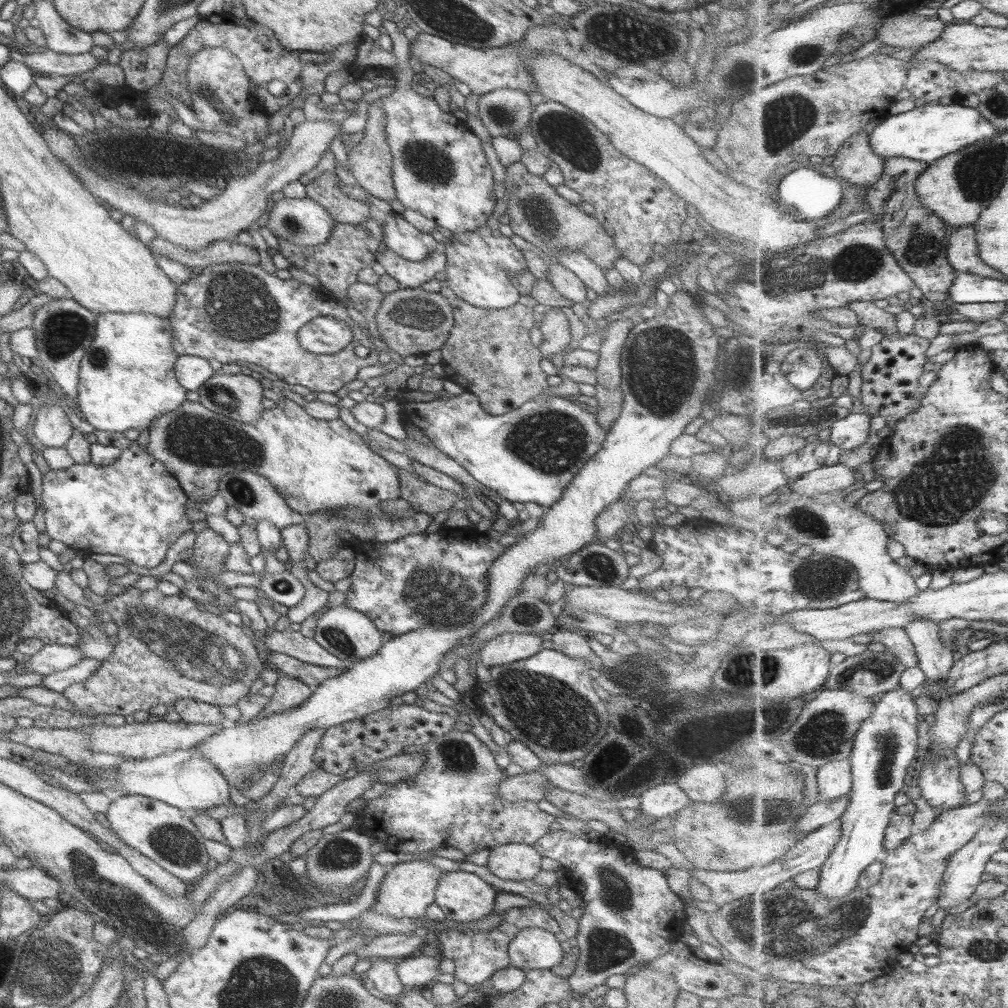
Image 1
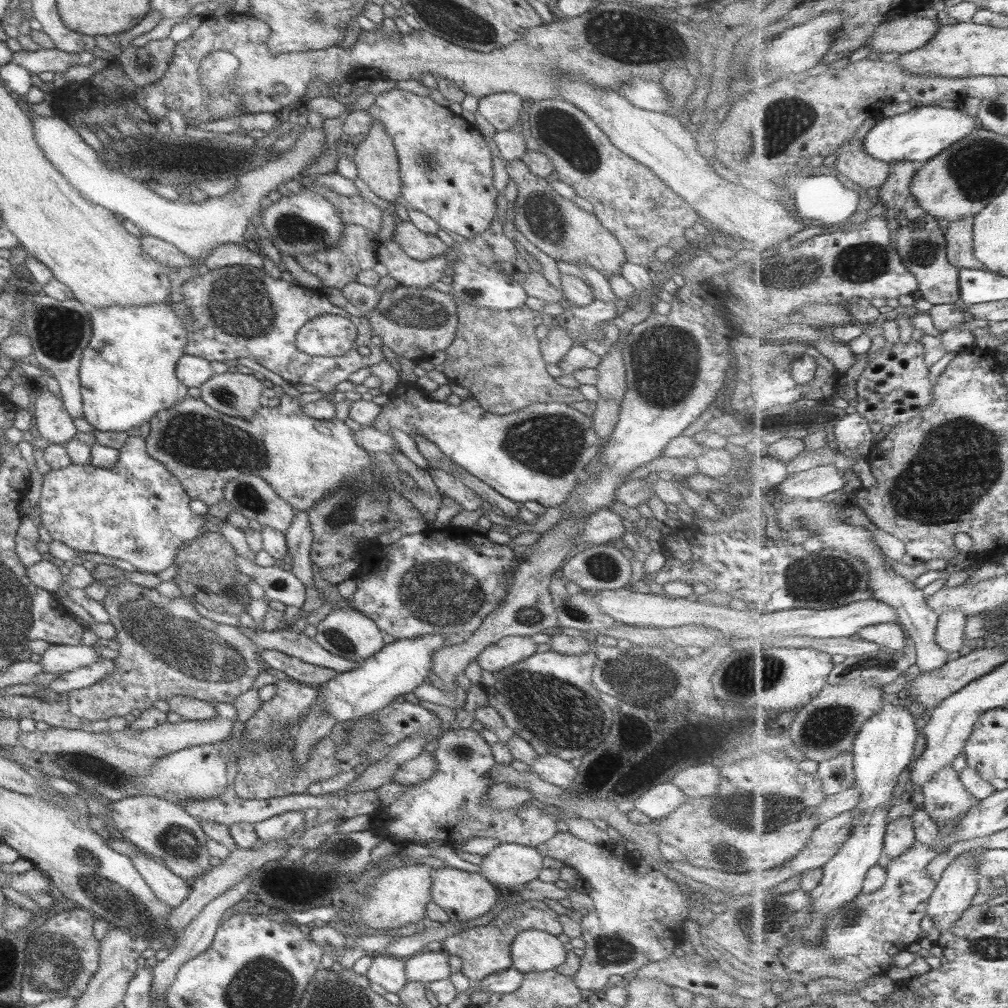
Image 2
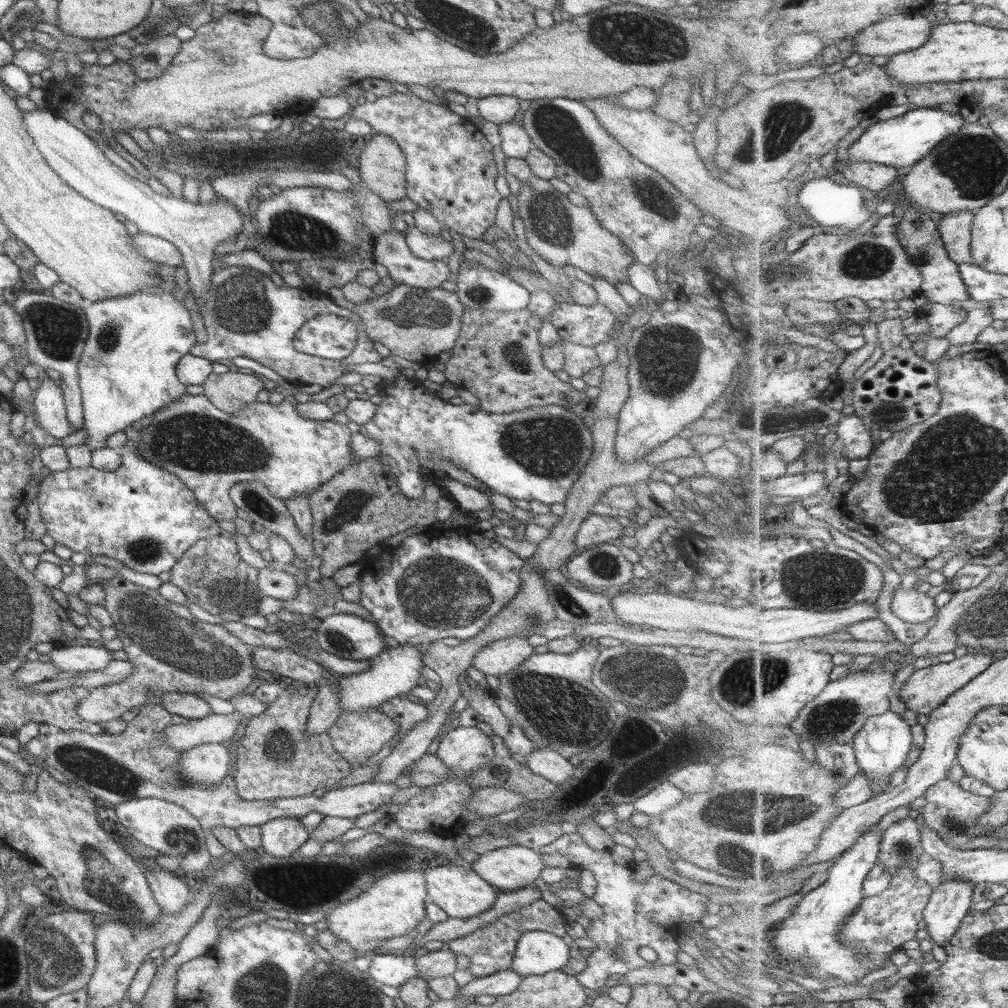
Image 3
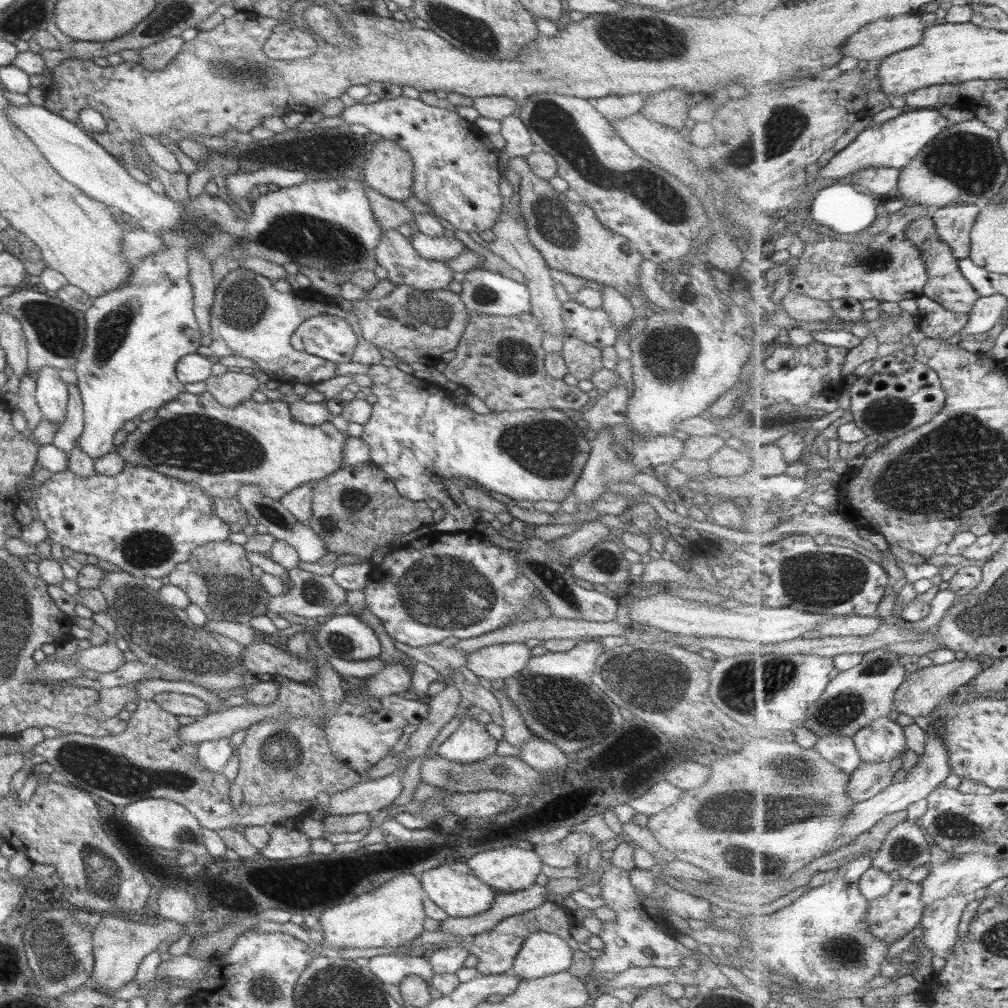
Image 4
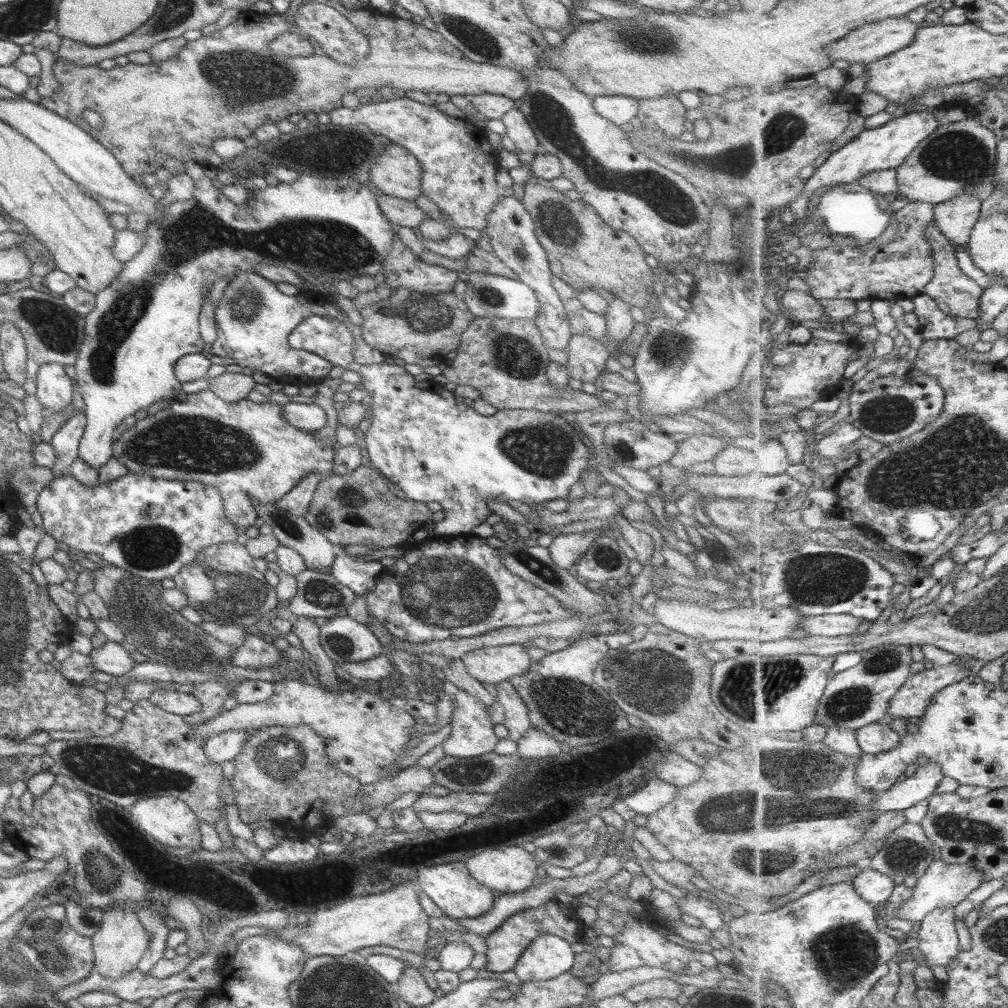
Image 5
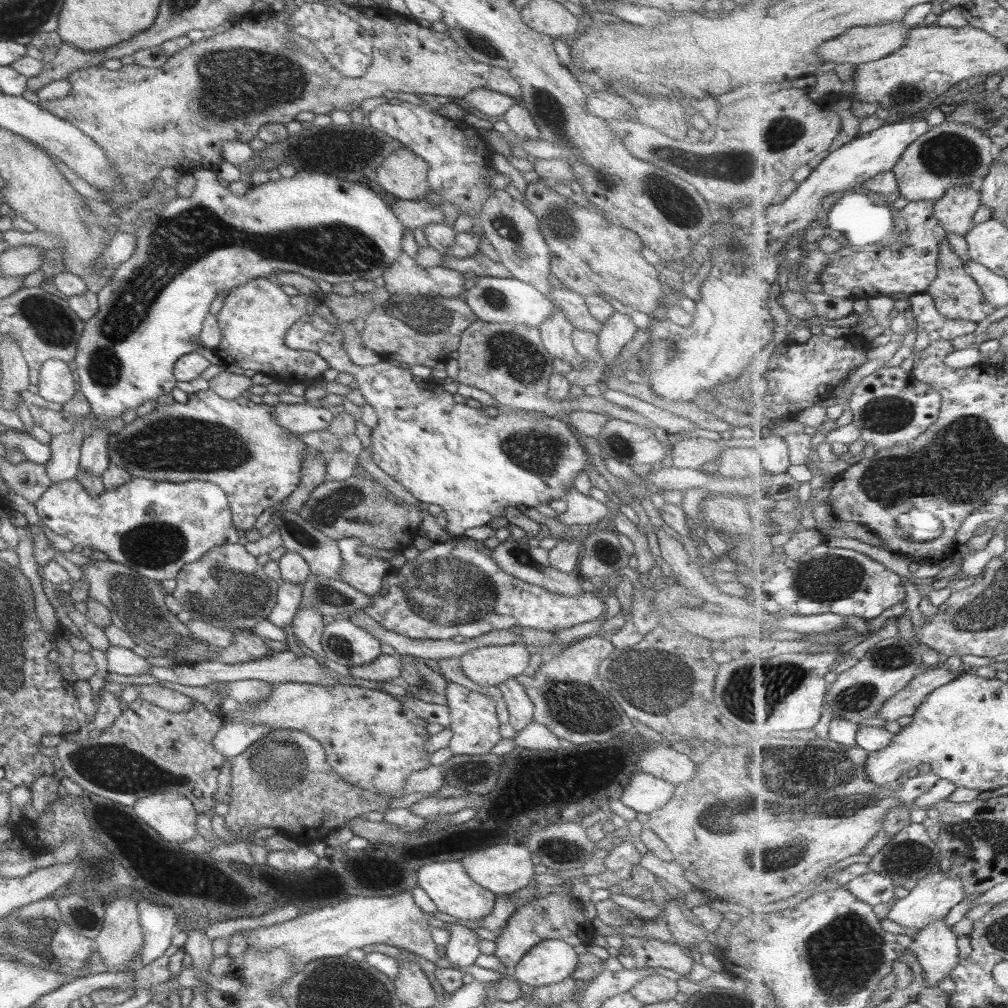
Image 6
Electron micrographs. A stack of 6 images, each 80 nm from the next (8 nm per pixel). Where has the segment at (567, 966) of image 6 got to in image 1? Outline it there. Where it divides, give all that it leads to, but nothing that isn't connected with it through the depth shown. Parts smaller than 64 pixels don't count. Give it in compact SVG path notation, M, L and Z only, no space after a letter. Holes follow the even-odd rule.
M540 928L519 930L507 945L508 966L523 971L550 969L562 953L555 935Z

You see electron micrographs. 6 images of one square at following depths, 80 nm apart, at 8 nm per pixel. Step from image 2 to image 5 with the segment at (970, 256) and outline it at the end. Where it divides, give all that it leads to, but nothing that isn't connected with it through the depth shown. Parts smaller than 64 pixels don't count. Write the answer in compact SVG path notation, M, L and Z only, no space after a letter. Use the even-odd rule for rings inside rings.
M957 196L934 206L934 222L955 245L967 245L973 227L981 216L982 200L975 196Z

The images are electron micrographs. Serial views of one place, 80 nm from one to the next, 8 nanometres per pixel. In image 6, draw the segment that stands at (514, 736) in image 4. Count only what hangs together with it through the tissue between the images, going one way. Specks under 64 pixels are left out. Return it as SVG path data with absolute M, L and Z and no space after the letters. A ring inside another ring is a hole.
M515 678L507 679L496 686L501 692L505 705L507 706L509 723L516 732L519 732L526 724L532 721L534 713L533 704L528 700L521 688L521 684L515 682Z

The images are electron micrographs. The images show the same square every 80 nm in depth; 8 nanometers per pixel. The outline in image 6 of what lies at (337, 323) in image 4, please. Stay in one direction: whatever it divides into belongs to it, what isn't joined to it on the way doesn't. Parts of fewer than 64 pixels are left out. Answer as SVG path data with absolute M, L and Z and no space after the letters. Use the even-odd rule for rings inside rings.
M307 313L306 315L297 318L297 320L295 320L295 322L293 322L293 324L286 330L286 333L284 334L284 344L293 350L308 351L318 354L322 360L325 361L328 369L335 374L343 373L351 376L353 382L357 384L359 394L363 396L365 404L369 404L369 406L373 408L375 416L377 416L375 426L370 428L370 446L368 446L368 448L371 449L371 458L373 462L383 470L387 476L390 476L395 480L399 486L403 486L413 498L416 498L419 502L424 504L424 506L428 504L439 506L443 511L443 516L445 516L447 520L446 532L450 535L460 537L467 528L487 524L487 522L492 518L495 518L495 516L504 516L504 510L508 506L515 507L517 504L523 504L523 506L536 507L540 504L547 505L551 500L564 498L567 492L572 491L573 478L575 478L577 472L583 470L587 462L590 460L578 435L570 426L567 427L563 421L560 421L558 417L545 416L543 419L534 419L533 417L527 416L529 412L526 411L523 412L523 415L517 414L517 411L516 413L510 411L508 413L498 413L496 416L489 416L485 411L482 411L481 408L478 408L477 405L461 401L447 391L432 392L431 386L419 386L419 382L415 382L415 378L413 378L413 375L411 375L409 370L403 370L400 367L395 368L395 366L391 366L386 359L365 367L352 364L346 351L342 349L341 338L342 335L340 334L340 330L338 330L333 323L323 320L320 316Z

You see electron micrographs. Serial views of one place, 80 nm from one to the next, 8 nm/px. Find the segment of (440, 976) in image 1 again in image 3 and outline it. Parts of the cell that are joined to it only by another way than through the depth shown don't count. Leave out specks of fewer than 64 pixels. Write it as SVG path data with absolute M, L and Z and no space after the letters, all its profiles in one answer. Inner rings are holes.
M443 947L436 951L421 951L414 955L414 965L419 978L429 980L452 975L455 969L455 953Z

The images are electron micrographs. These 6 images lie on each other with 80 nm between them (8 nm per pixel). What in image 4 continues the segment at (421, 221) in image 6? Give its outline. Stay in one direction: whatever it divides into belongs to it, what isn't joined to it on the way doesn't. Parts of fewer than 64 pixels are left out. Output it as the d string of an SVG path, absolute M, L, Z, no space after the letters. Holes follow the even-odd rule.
M365 186L364 193L368 200L367 204L369 204L369 210L371 210L371 216L382 231L397 230L402 224L408 225L409 222L413 221L414 213L407 210L401 204L401 201L384 197L369 186Z

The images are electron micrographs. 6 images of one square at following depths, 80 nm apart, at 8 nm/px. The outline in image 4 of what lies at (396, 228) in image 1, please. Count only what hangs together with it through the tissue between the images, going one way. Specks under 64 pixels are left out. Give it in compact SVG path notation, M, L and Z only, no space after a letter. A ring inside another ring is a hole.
M416 231L412 232L408 240L419 256L432 261L444 261L455 258L466 248L455 234L449 237L429 238Z

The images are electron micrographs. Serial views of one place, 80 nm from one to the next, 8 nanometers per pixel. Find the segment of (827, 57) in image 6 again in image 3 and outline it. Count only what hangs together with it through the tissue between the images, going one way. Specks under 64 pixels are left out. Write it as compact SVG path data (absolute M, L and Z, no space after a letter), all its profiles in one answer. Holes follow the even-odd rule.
M922 11L883 17L854 38L854 52L891 58L925 46L934 26Z

